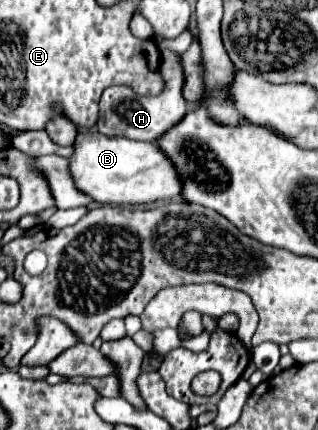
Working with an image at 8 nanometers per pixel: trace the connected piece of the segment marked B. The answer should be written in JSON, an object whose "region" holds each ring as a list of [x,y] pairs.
{"region":[[[98,132],[76,136],[76,152],[70,158],[74,184],[84,194],[90,194],[100,204],[138,206],[158,200],[176,198],[182,194],[182,178],[174,170],[174,162],[158,150],[156,144],[136,142],[128,138],[108,138]]]}

